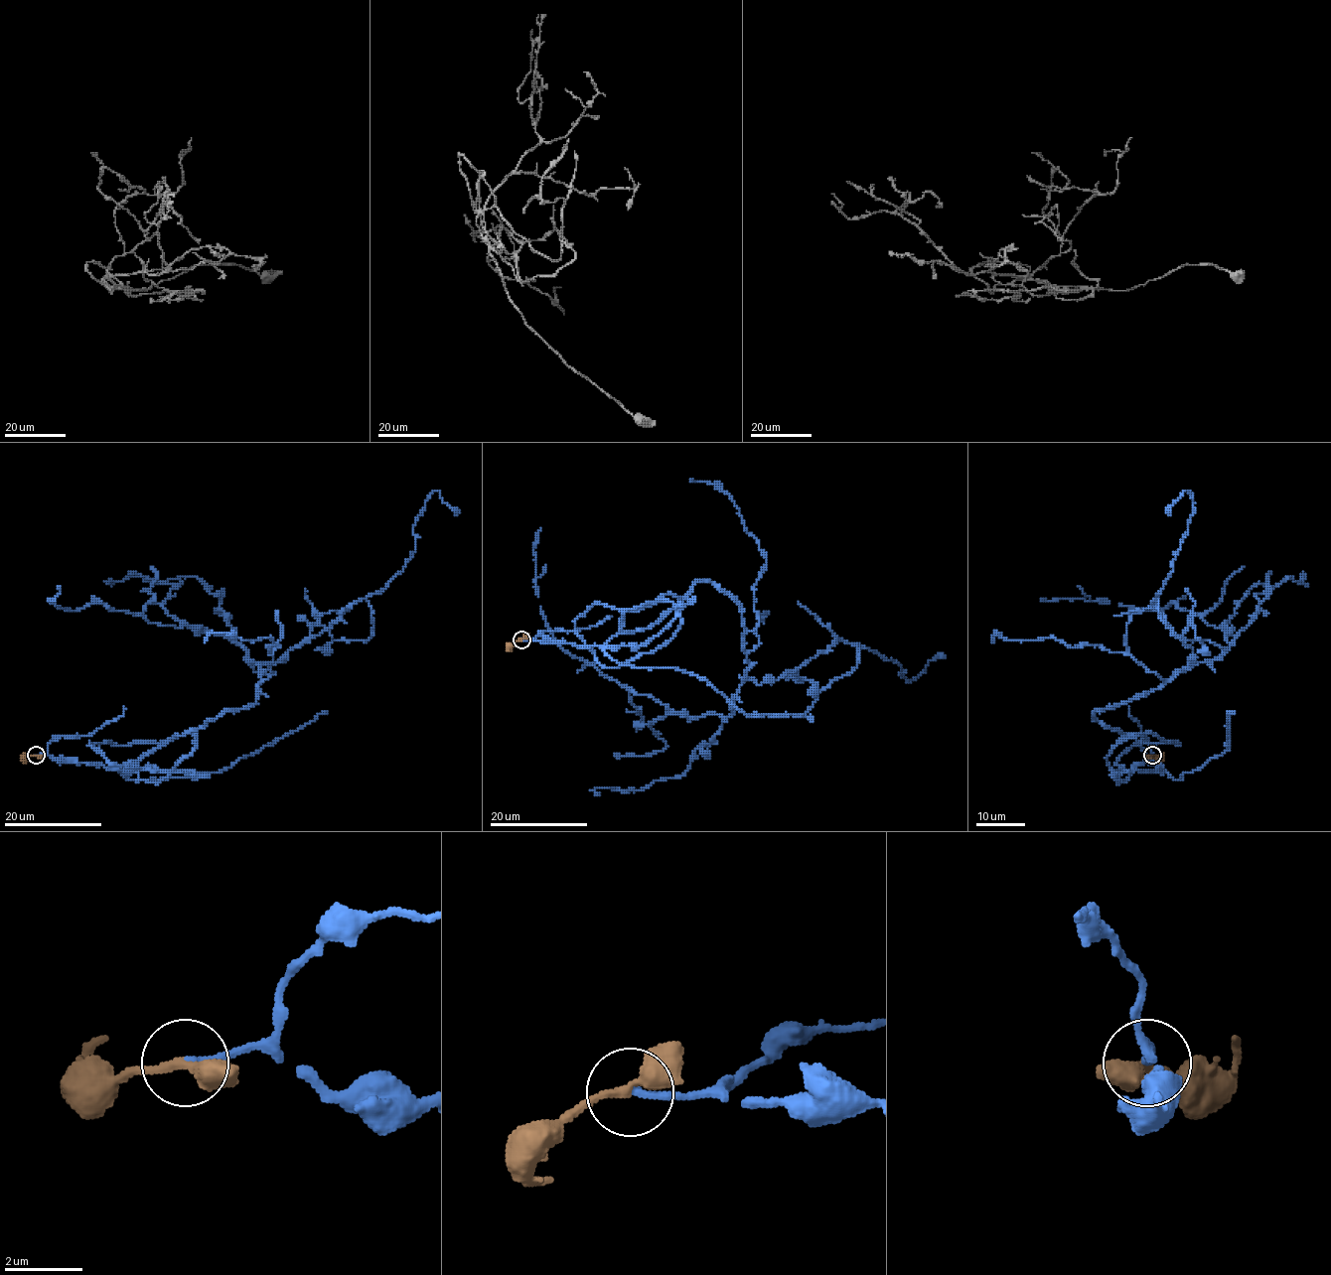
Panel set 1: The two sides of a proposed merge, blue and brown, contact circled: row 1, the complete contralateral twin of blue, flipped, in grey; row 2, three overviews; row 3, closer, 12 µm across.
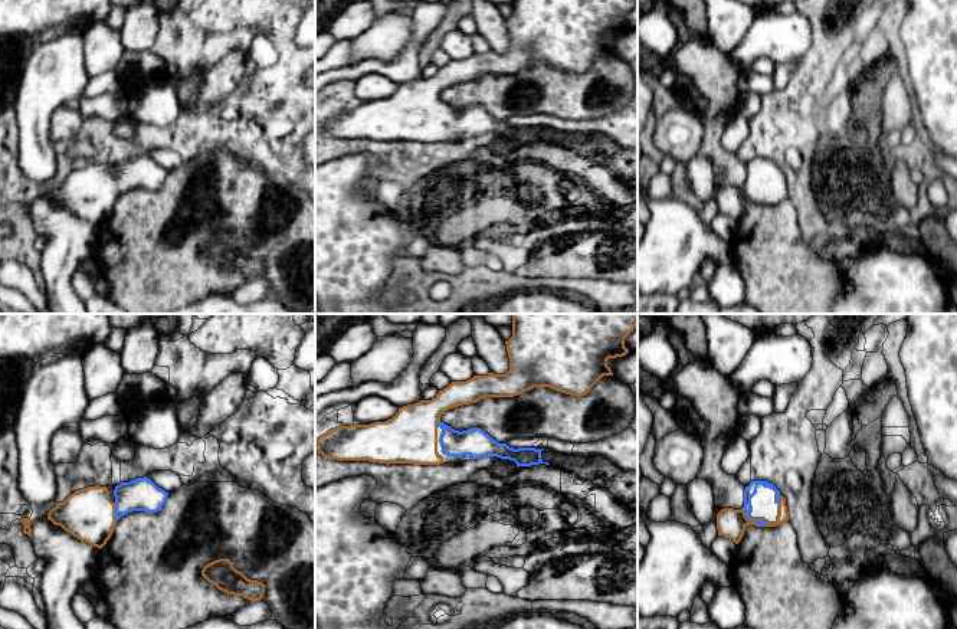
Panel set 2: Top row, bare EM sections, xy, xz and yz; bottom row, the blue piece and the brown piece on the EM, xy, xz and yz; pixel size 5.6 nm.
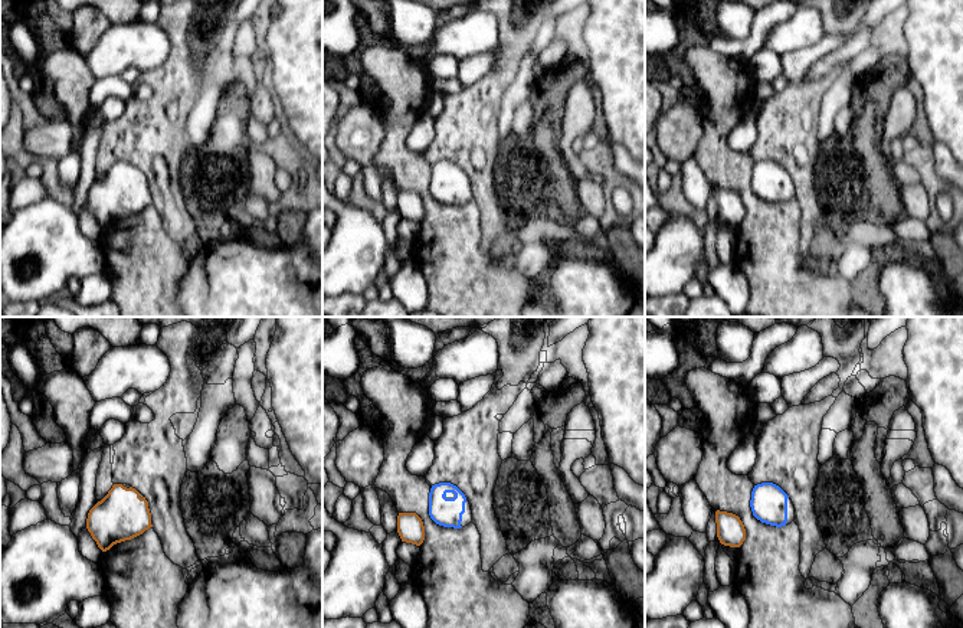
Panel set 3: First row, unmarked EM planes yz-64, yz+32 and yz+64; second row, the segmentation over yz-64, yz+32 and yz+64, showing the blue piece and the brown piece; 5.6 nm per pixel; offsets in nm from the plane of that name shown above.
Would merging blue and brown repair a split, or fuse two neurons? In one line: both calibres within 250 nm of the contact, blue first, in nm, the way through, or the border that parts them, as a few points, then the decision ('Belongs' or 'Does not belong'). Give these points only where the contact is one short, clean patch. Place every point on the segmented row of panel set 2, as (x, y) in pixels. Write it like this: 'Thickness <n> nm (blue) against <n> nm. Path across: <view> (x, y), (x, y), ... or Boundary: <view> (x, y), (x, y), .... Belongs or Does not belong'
Thickness 190 nm (blue) against 300 nm. Path across: xy (141, 494), (131, 495), (115, 511), (88, 514). Belongs

